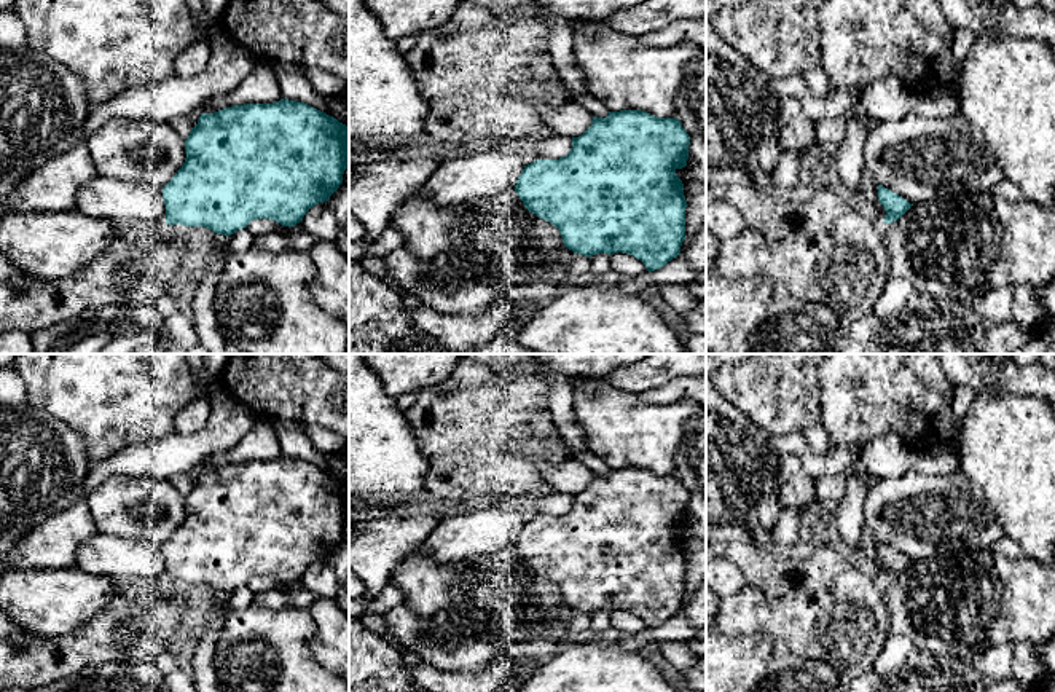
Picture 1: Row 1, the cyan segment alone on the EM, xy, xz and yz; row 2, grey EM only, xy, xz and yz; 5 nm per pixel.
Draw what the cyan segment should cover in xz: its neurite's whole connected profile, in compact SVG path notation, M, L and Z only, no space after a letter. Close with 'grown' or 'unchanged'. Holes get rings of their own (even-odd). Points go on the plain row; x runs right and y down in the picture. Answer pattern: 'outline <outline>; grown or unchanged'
outline M609 469L606 475L593 474L591 483L572 494L566 513L524 523L515 548L529 569L559 587L574 611L629 611L655 628L680 611L685 596L687 558L676 528L687 523L688 502L690 493L677 475Z; unchanged

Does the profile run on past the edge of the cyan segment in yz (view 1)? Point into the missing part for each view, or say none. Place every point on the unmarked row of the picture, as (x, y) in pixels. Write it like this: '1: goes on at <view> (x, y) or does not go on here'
1: does not go on here

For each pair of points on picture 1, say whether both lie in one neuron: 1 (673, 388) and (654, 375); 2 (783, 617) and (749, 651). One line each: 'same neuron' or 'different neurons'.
1: different neurons
2: different neurons

